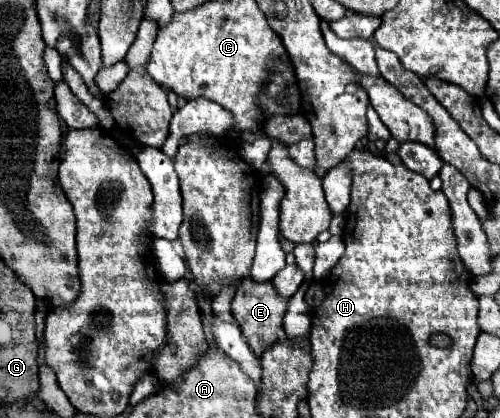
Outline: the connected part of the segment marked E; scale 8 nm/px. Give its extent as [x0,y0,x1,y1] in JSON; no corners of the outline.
[232,277,290,357]

